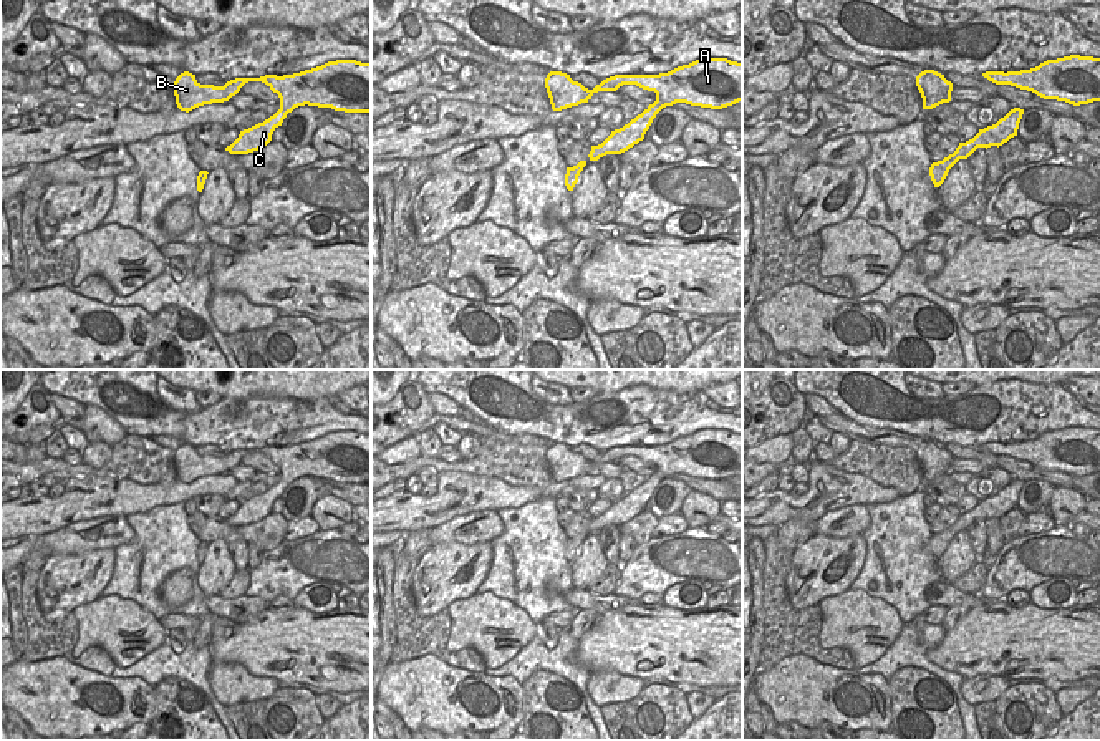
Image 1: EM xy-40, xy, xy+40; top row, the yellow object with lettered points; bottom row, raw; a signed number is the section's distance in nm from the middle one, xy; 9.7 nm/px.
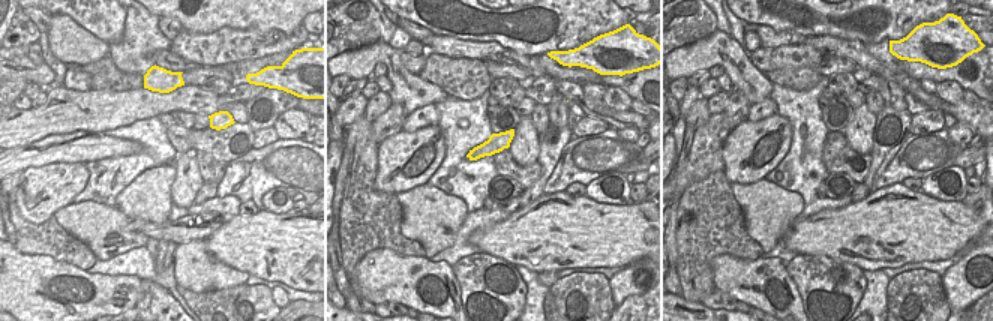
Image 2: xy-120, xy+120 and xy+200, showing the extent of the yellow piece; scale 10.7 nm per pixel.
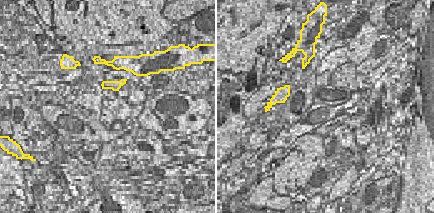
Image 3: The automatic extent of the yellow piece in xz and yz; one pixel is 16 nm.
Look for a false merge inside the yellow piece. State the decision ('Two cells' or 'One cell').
One cell.

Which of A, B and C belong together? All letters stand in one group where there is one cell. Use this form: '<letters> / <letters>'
A B C

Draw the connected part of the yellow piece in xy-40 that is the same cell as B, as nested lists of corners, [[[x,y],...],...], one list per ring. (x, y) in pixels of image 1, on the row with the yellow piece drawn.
[[[336,60],[293,75],[235,78],[224,86],[200,85],[195,75],[184,71],[174,81],[176,104],[192,111],[204,104],[224,103],[248,81],[262,81],[280,98],[280,109],[248,129],[225,148],[230,154],[248,154],[272,141],[288,113],[298,106],[331,108],[345,113],[371,113],[371,63]]]

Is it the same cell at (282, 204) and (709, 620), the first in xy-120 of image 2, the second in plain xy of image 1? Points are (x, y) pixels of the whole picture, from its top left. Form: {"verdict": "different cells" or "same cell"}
{"verdict": "different cells"}

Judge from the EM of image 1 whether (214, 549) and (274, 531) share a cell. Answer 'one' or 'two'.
two

